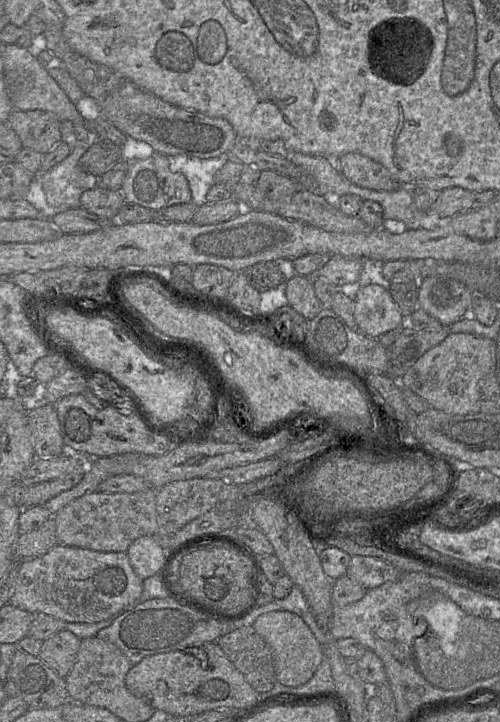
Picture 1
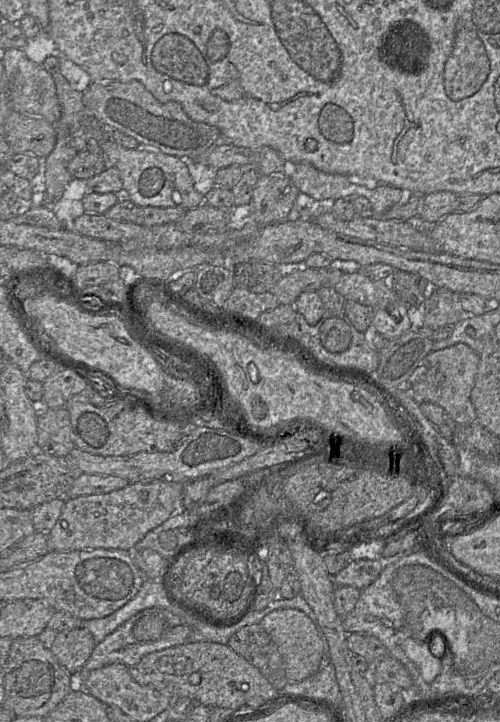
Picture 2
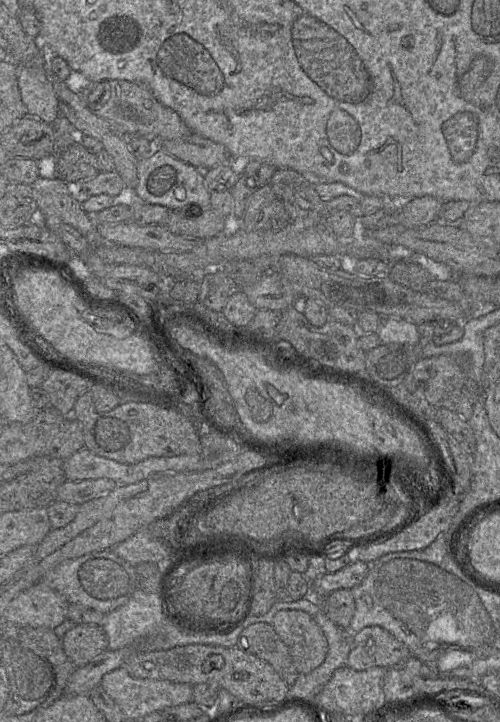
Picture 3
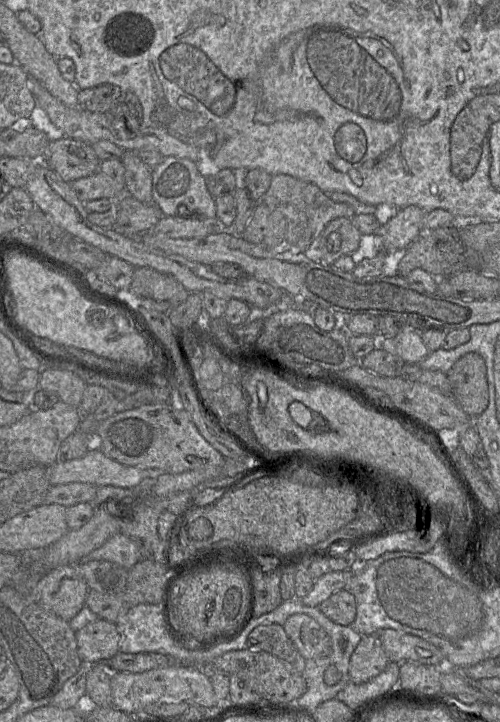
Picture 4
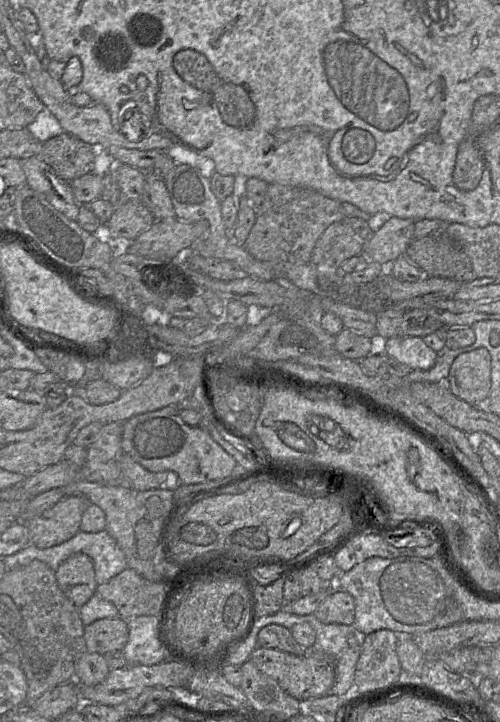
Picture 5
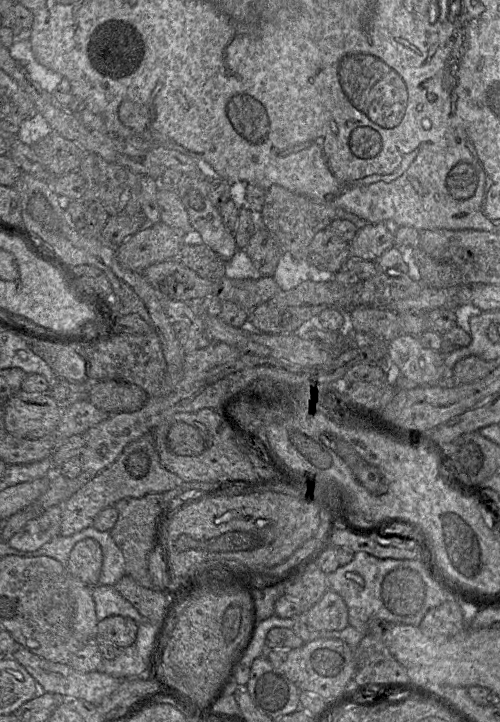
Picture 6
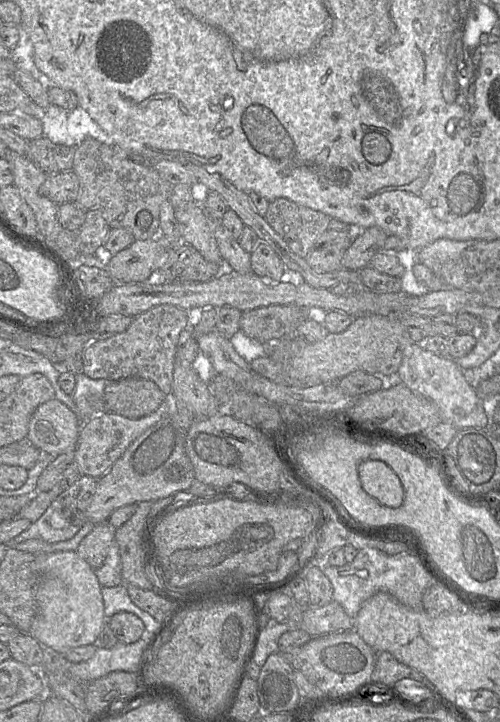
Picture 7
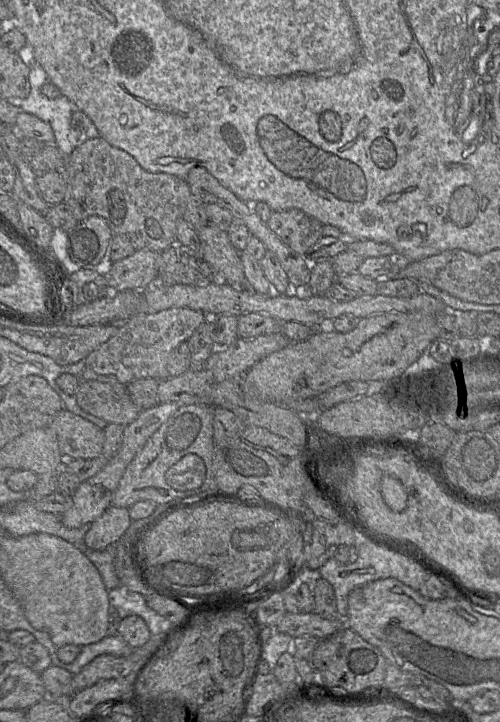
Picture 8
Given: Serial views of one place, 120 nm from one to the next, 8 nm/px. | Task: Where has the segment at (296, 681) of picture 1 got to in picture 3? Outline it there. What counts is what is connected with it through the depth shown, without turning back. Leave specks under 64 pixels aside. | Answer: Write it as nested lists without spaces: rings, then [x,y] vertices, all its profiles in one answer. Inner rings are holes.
[[[280,610],[272,627],[288,648],[299,674],[307,674],[326,658],[328,642],[321,627],[302,610]]]

